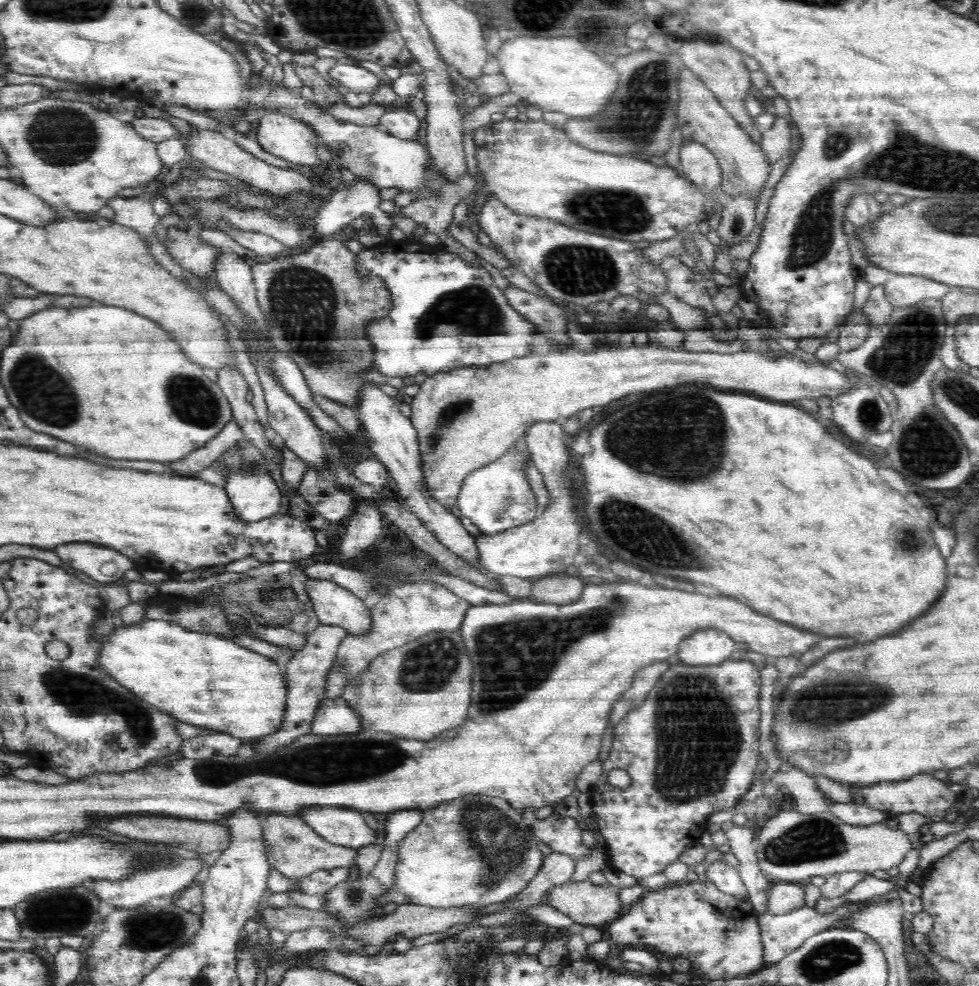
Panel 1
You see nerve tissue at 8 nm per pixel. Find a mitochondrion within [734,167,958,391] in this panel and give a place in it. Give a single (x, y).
(903, 355)

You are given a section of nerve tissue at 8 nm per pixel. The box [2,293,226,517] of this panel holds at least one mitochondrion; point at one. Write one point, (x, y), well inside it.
(44, 394)

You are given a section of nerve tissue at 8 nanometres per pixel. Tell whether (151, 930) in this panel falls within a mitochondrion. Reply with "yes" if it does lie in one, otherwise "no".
yes

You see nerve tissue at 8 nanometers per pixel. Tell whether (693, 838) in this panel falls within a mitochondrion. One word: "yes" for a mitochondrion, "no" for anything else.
no

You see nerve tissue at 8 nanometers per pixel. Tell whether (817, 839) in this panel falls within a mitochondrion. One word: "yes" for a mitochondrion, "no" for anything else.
yes

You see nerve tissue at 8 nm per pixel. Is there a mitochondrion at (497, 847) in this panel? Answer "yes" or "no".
yes

